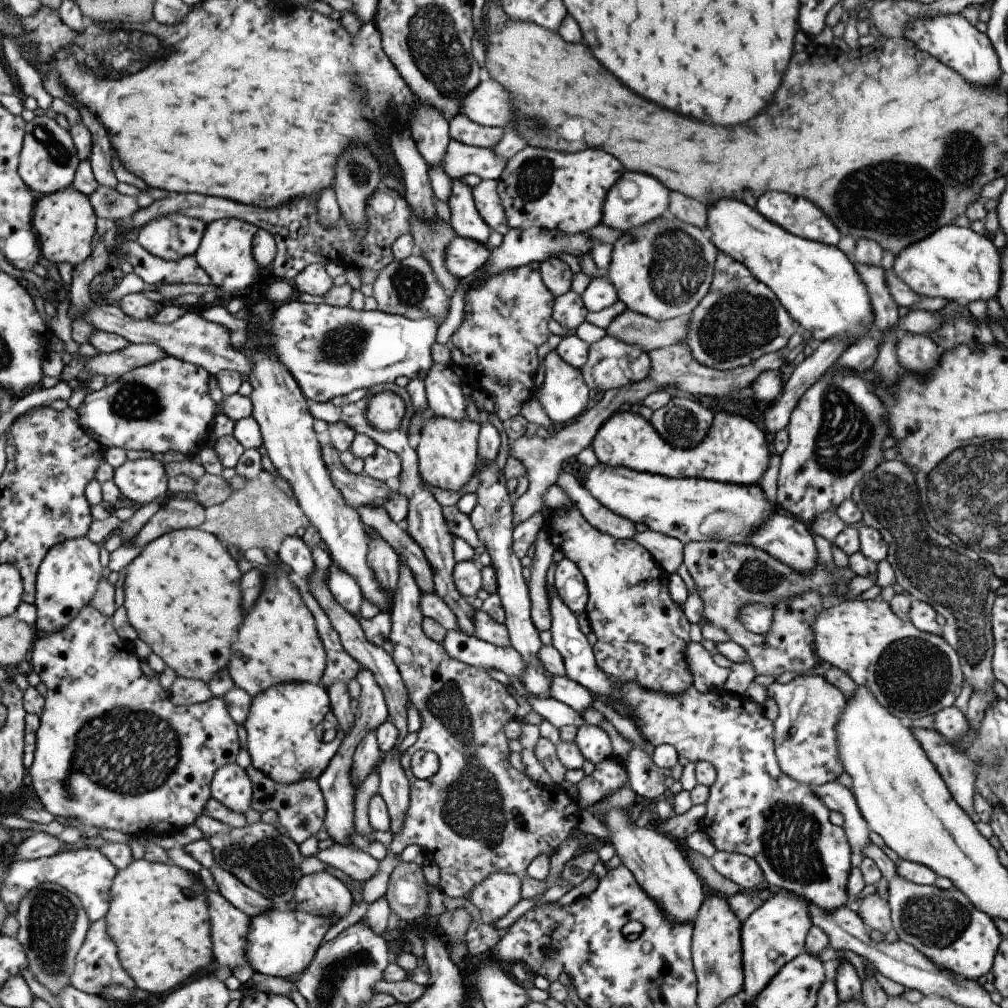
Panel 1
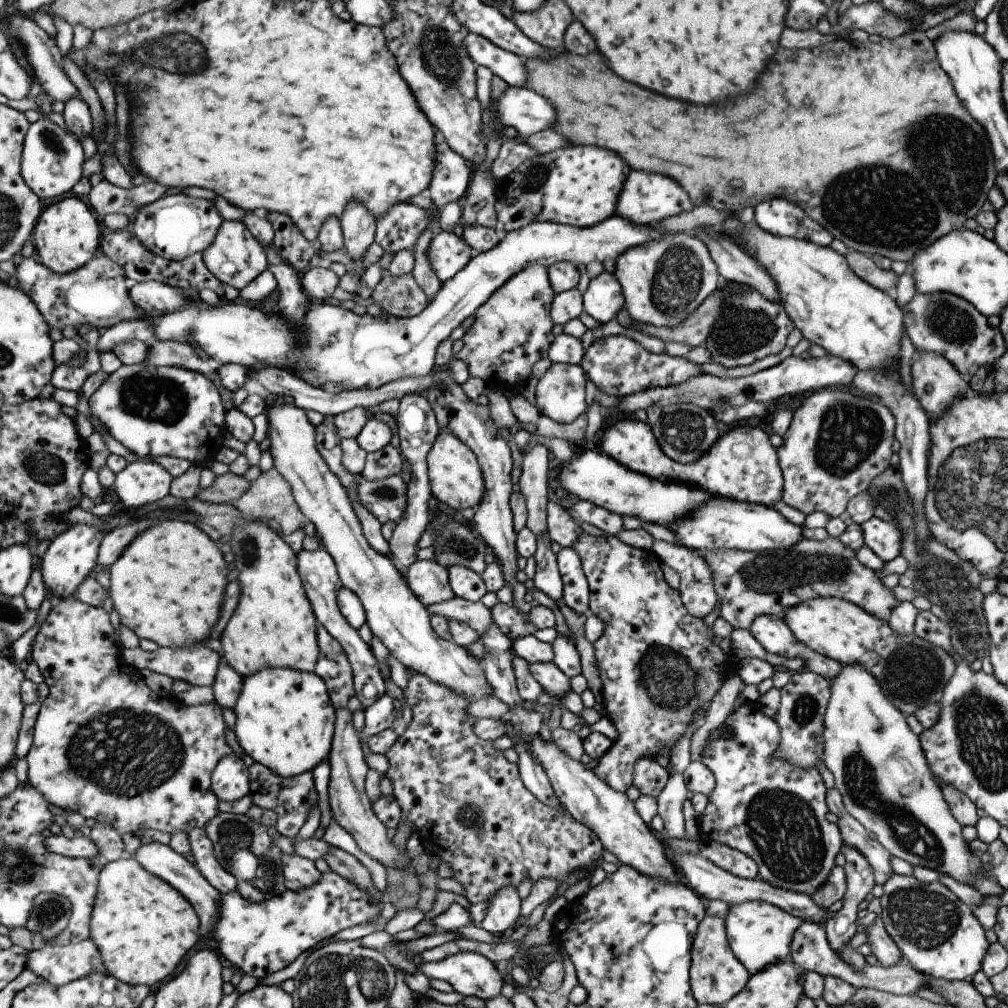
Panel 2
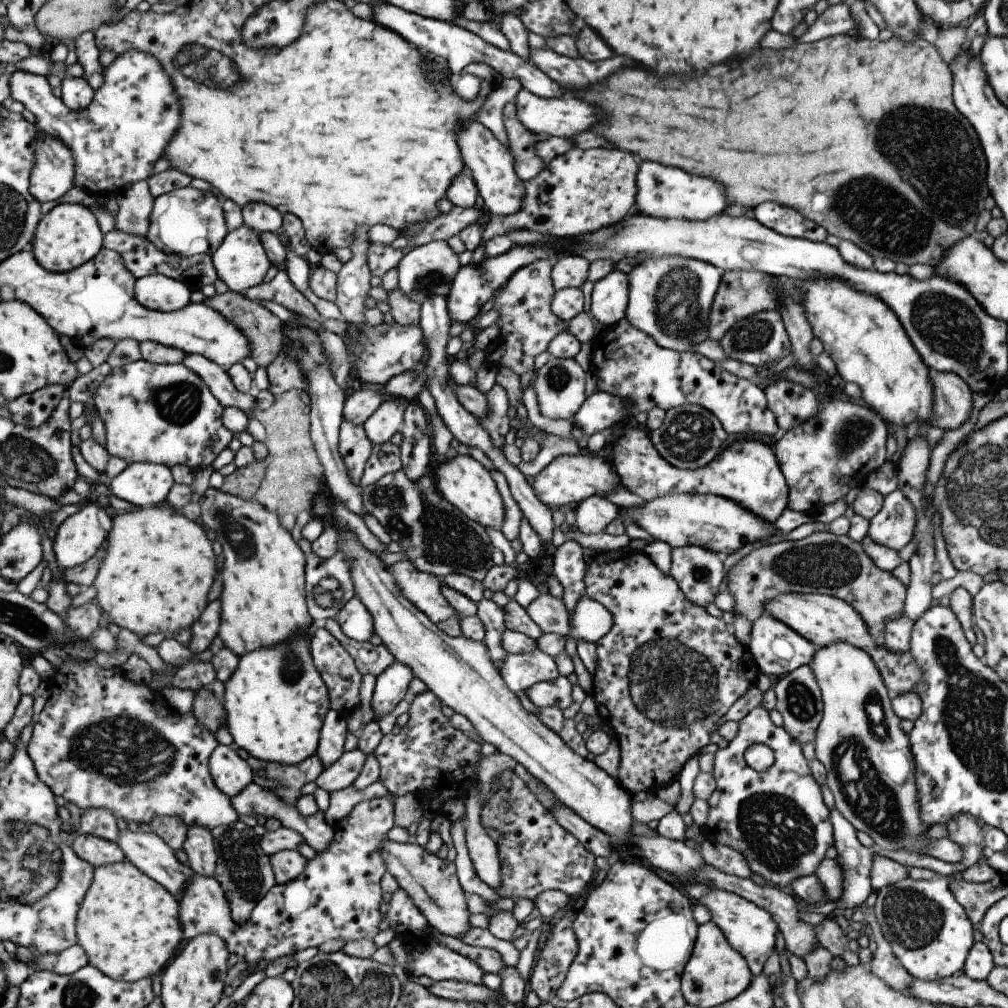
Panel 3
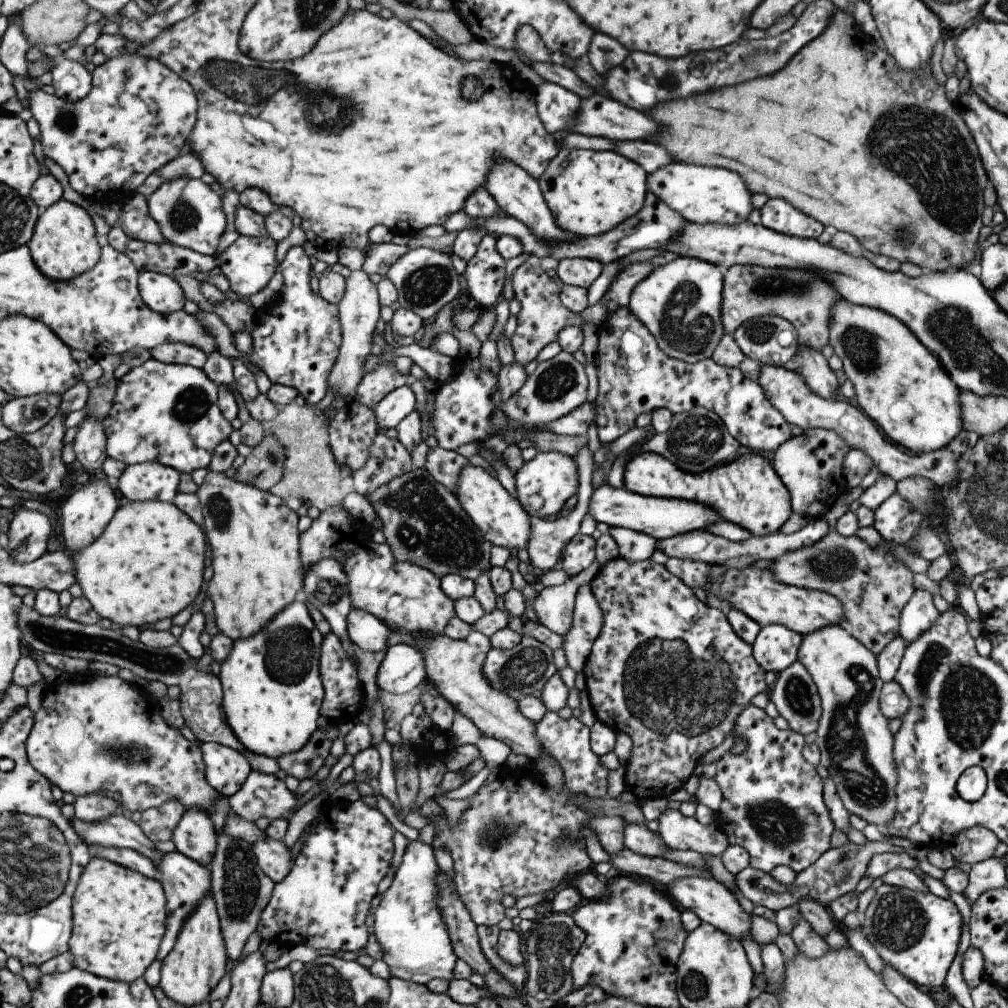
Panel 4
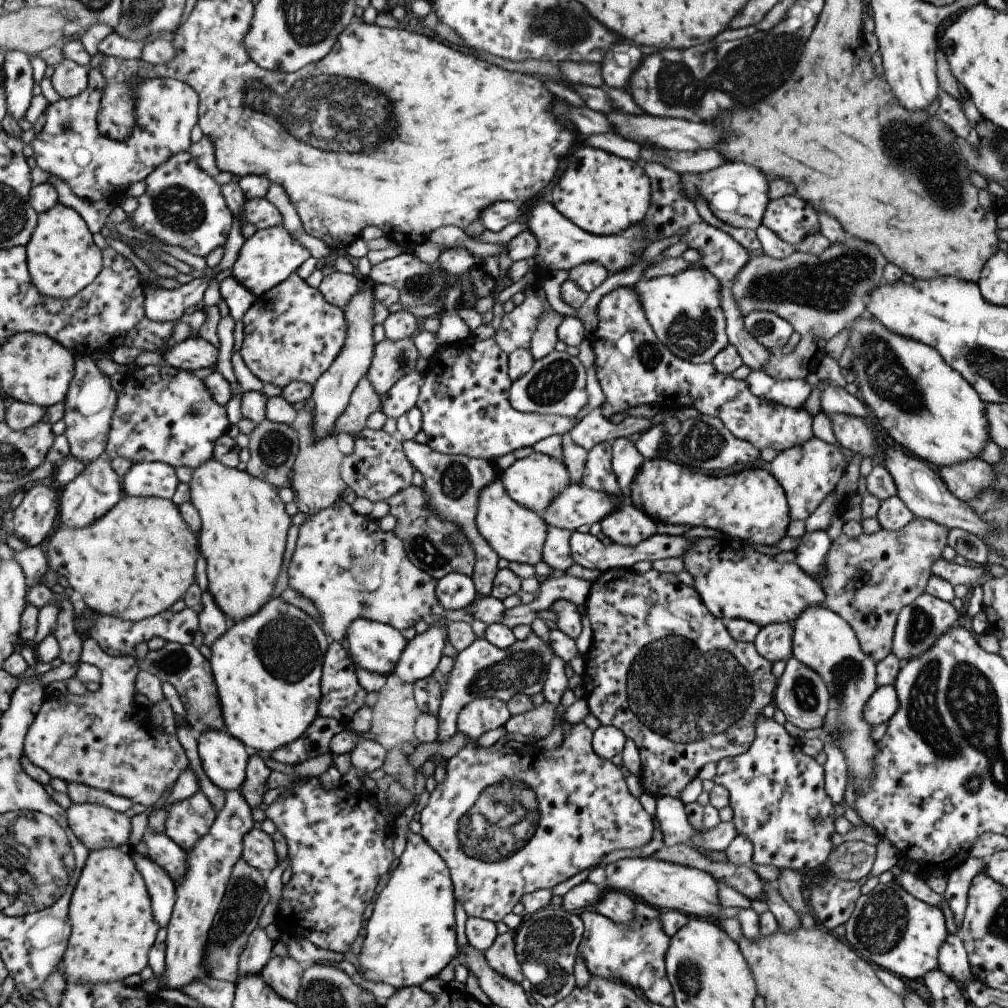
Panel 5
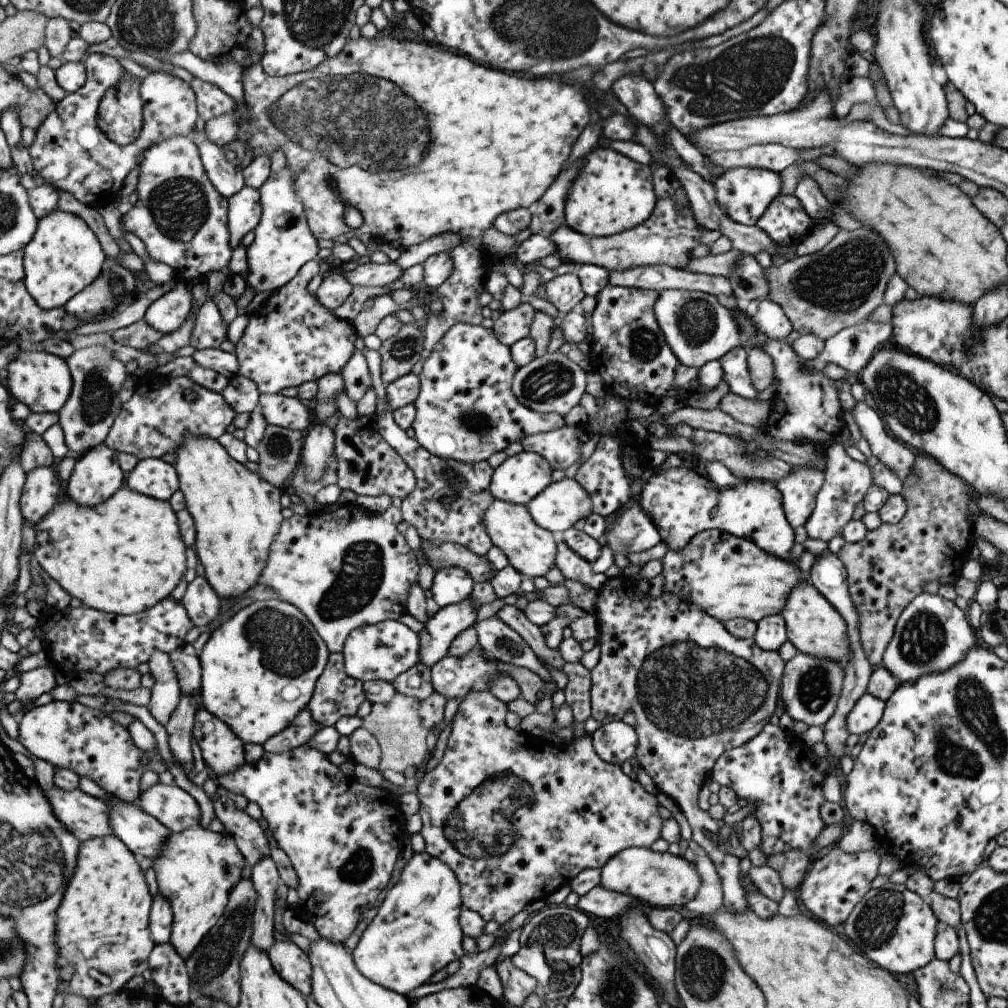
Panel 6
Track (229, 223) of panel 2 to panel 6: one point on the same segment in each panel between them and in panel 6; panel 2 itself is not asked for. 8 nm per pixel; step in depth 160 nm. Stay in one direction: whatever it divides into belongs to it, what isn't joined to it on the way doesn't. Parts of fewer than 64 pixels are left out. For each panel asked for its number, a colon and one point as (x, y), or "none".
3: (240, 262)
4: (248, 263)
5: (269, 256)
6: (282, 244)

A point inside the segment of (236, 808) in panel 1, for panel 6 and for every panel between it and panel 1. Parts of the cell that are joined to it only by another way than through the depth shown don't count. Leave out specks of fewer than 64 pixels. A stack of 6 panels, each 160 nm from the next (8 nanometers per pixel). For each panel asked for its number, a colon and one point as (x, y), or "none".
2: (230, 781)
3: (231, 774)
4: (226, 769)
5: (223, 758)
6: (221, 751)

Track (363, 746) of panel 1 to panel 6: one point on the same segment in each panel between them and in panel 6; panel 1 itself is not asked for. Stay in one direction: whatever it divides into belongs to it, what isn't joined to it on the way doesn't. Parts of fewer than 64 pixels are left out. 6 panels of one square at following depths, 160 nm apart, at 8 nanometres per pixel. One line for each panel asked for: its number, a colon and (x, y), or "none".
2: (379, 716)
3: (390, 687)
4: (402, 668)
5: (418, 659)
6: (438, 631)

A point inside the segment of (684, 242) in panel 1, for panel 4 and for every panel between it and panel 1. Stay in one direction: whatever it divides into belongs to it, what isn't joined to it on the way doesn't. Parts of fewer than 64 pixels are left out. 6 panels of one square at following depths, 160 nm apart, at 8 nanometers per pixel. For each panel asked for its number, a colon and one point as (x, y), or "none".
2: (662, 281)
3: (669, 297)
4: (678, 303)

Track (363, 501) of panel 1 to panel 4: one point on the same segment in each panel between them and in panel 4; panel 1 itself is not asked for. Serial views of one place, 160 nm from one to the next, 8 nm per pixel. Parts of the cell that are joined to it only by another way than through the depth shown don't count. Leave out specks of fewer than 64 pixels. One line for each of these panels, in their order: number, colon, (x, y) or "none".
2: (385, 500)
3: (437, 539)
4: (422, 522)

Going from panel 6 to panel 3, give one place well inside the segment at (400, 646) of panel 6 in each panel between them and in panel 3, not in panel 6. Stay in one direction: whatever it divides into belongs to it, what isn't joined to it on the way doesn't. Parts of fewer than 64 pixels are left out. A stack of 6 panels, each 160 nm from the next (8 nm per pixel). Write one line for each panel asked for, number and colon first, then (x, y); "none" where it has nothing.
3: (355, 622)
4: (366, 631)
5: (371, 645)

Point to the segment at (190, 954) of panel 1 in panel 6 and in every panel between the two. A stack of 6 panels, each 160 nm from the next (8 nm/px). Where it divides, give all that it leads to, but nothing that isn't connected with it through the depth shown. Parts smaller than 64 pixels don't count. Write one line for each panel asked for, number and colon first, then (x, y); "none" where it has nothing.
2: (143, 927)
3: (128, 924)
4: (120, 915)
5: (114, 928)
6: (104, 934)

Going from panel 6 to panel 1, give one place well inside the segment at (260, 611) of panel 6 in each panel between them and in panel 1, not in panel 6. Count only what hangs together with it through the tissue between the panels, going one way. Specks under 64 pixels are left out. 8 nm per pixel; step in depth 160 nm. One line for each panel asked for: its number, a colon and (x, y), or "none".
1: (291, 734)
2: (284, 719)
3: (275, 701)
4: (271, 688)
5: (266, 668)

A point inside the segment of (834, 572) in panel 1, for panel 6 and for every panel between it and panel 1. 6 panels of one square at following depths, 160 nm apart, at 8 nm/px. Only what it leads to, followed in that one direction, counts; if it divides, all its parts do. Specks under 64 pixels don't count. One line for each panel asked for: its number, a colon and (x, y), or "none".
2: (747, 584)
3: (824, 563)
4: (872, 587)
5: (867, 579)
6: (885, 570)

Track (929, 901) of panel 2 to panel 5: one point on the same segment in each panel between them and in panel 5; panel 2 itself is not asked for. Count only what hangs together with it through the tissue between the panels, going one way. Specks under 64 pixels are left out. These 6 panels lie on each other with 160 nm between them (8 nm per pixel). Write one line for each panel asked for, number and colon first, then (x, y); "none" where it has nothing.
3: (928, 931)
4: (917, 933)
5: (889, 928)

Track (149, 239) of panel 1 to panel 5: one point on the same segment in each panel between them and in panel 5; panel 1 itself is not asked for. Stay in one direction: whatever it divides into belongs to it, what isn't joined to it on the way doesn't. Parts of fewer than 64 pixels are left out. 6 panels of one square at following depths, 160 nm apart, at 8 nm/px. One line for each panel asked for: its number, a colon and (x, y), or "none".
2: (175, 227)
3: (186, 221)
4: (189, 212)
5: (182, 206)

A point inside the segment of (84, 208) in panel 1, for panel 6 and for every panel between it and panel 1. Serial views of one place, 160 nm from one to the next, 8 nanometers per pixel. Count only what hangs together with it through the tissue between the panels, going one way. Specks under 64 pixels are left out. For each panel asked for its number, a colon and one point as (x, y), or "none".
2: (68, 235)
3: (69, 235)
4: (65, 245)
5: (63, 259)
6: (65, 258)

